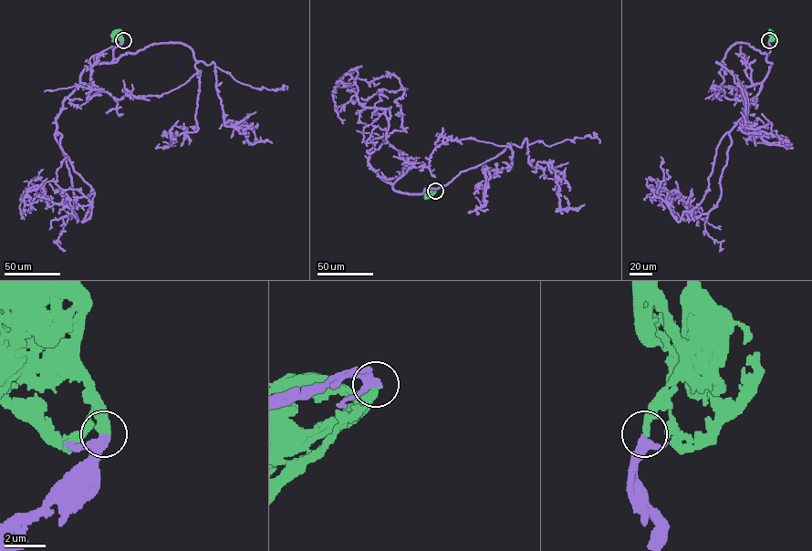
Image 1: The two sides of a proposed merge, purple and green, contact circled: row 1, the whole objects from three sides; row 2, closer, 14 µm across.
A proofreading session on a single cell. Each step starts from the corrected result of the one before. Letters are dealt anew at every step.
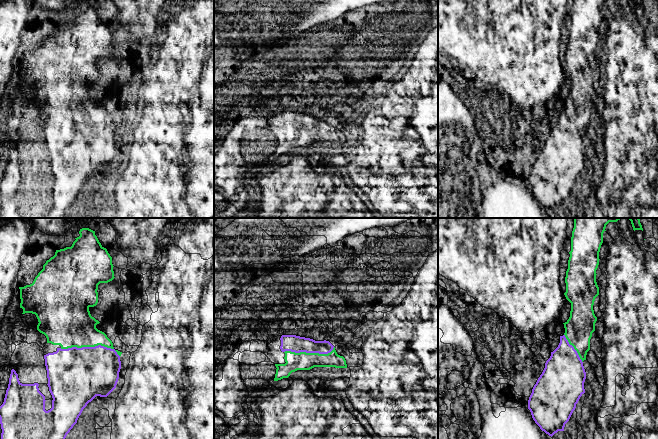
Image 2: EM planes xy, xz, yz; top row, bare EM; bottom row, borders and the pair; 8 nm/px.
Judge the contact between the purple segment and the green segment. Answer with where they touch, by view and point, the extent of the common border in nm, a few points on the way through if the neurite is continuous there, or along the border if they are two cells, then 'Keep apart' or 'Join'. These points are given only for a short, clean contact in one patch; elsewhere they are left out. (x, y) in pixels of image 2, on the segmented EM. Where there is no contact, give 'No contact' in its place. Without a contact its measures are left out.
Touches purple at xy (90, 347). Shared border 480 nm. Join

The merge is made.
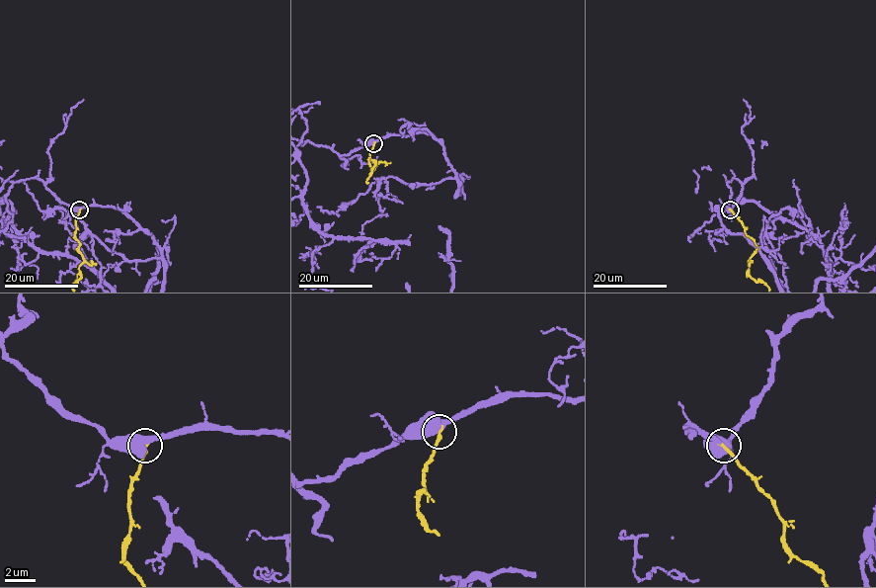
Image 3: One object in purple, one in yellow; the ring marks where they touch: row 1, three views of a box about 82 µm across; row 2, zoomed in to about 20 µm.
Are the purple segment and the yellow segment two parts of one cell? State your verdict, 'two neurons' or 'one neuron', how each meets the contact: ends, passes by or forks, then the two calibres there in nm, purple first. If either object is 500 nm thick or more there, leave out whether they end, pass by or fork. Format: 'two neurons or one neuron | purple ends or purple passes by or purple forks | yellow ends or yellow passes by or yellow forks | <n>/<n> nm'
one neuron | 600/240 nm

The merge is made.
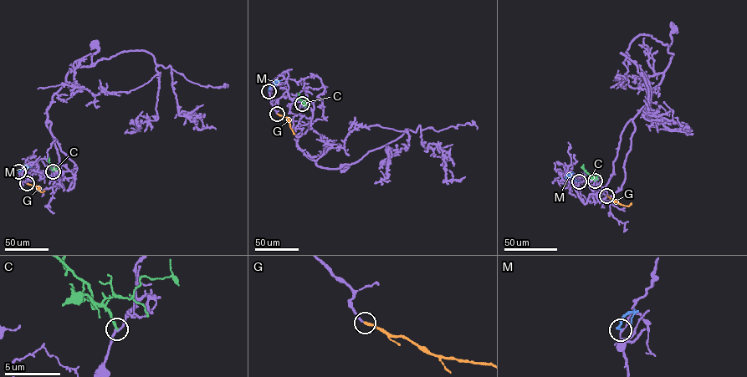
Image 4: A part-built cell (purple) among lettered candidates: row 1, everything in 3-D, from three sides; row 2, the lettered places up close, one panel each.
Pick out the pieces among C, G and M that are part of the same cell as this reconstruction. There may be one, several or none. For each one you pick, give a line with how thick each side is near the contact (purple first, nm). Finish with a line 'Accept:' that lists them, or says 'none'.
G: 220 nm thick on the purple side, 240 nm on the other
Accept: G

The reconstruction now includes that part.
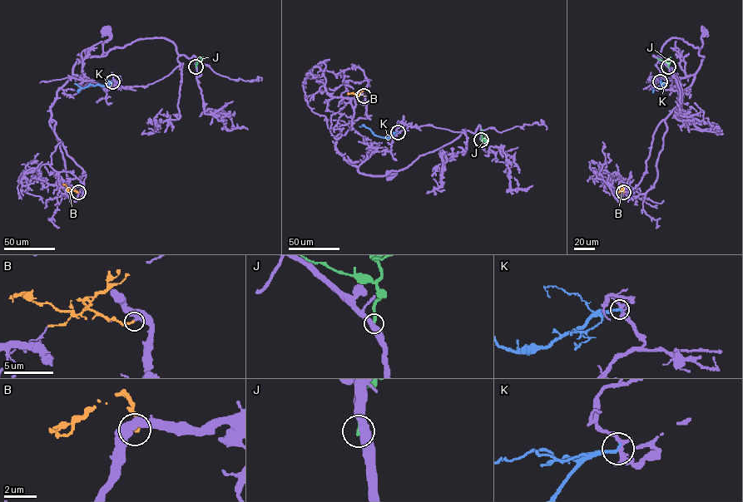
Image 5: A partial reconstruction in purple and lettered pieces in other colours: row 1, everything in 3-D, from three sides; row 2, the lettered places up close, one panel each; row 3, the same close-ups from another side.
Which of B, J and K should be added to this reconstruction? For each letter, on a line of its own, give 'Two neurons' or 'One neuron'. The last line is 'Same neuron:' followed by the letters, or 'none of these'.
B: One neuron
J: Two neurons
K: Two neurons
Same neuron: B

